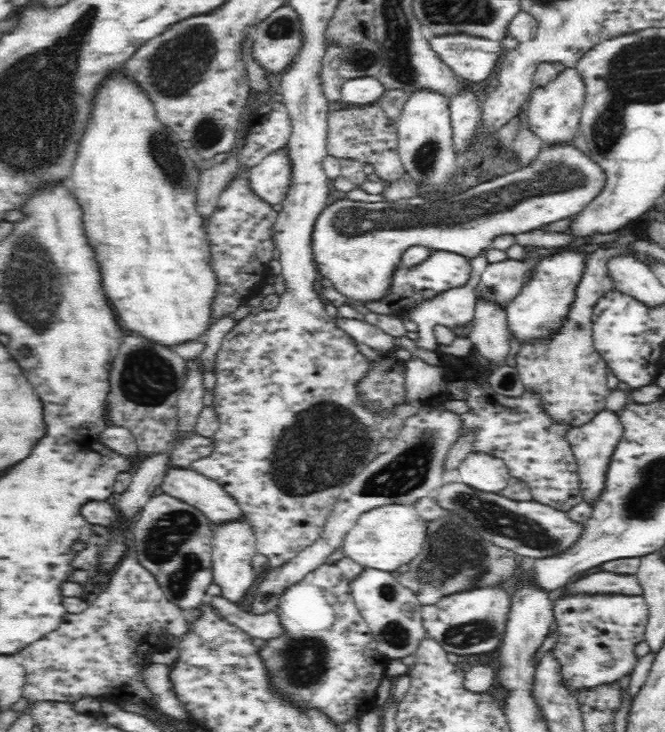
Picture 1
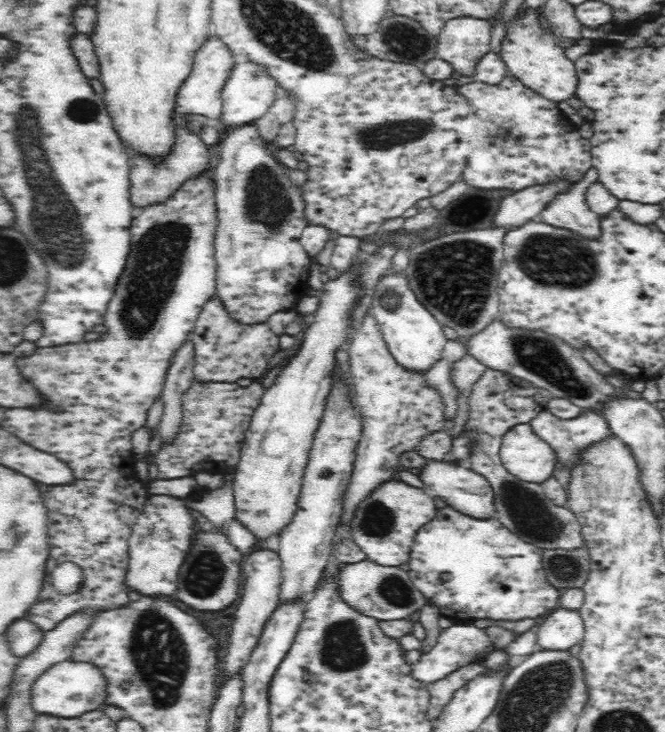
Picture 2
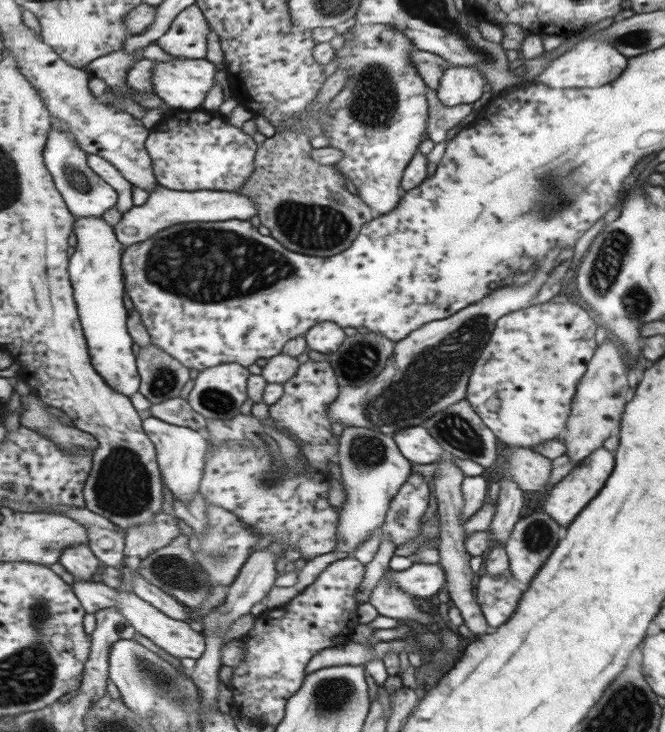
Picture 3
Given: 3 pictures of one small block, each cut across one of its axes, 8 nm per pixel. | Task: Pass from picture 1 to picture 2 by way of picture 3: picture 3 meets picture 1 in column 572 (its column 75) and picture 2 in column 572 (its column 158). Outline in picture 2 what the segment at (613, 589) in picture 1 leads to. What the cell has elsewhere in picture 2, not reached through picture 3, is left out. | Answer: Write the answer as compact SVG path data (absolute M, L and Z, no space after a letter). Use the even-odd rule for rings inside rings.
M556 606L537 625L537 648L567 650L581 643L584 623L578 608Z

